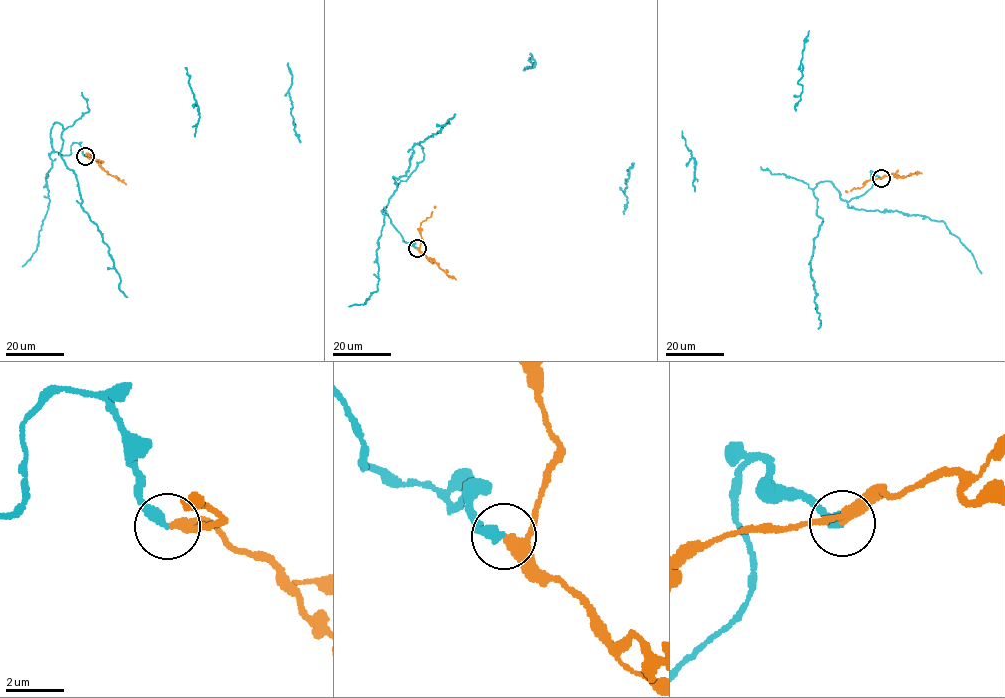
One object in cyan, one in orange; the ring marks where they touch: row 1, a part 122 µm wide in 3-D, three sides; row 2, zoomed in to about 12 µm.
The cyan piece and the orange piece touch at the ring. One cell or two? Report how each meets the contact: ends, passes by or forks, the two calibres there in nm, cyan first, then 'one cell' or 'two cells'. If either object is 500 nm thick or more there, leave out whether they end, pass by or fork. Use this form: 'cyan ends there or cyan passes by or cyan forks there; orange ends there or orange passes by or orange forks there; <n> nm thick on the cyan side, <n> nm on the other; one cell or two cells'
cyan ends there; orange passes by; 340 nm thick on the cyan side, 280 nm on the other; one cell

